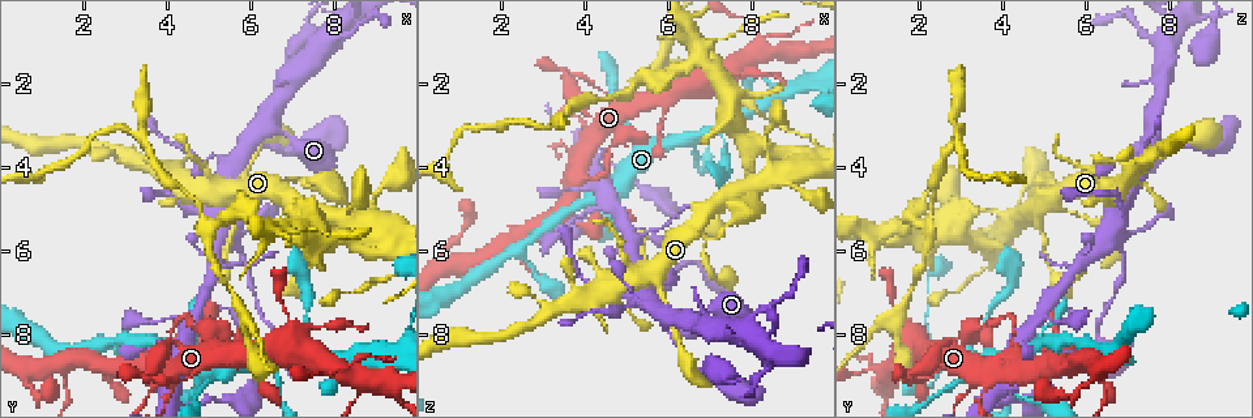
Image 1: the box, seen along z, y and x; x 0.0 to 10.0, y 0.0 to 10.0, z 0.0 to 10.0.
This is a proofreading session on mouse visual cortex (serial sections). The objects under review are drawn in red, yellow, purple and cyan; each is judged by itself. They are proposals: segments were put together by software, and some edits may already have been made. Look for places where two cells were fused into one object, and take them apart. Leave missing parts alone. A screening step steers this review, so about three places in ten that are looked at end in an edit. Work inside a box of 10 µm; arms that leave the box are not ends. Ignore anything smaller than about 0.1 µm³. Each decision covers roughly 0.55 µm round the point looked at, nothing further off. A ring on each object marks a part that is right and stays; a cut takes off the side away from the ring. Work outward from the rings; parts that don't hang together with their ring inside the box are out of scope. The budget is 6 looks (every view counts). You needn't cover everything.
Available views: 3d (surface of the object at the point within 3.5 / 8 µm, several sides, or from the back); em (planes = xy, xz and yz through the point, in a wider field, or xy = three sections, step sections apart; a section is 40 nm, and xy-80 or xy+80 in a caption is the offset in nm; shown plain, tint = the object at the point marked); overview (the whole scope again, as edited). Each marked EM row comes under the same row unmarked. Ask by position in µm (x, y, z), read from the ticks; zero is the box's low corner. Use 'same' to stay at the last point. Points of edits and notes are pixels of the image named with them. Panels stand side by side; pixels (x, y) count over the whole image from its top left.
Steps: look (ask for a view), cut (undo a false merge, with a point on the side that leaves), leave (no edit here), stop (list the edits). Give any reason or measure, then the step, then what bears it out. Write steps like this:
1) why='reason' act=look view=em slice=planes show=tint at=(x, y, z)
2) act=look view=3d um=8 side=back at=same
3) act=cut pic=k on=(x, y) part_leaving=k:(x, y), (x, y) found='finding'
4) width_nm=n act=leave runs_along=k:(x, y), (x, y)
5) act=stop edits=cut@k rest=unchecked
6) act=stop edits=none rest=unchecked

act=look view=3d um=3.5 at=(3.40, 8.80, 5.05)

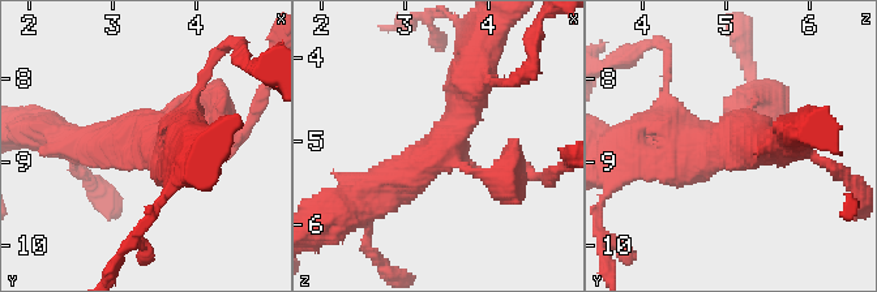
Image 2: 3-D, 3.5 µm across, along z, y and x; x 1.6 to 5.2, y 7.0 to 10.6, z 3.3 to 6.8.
act=look view=em slice=planes show=tint at=(3.45, 8.75, 5.00)

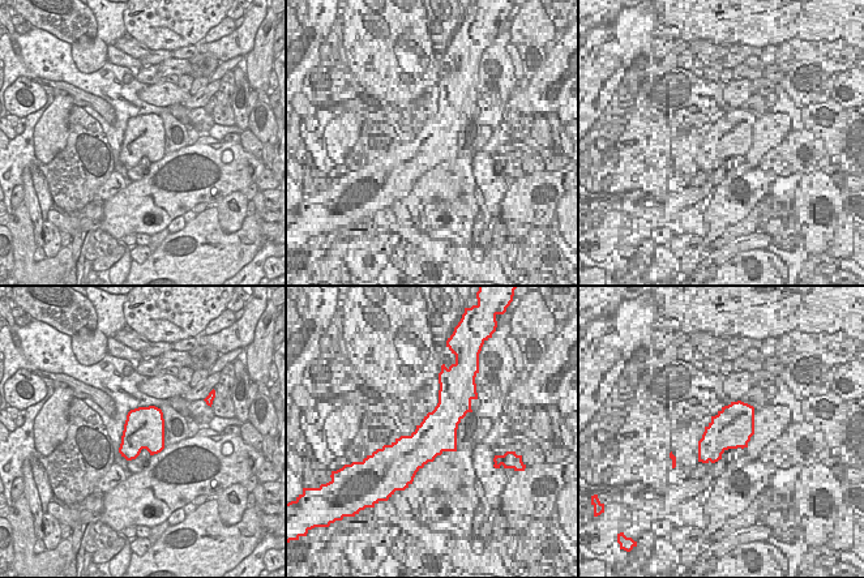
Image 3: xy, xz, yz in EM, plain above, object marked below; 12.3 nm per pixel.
act=look view=em slice=xy step=5 show=tint at=same

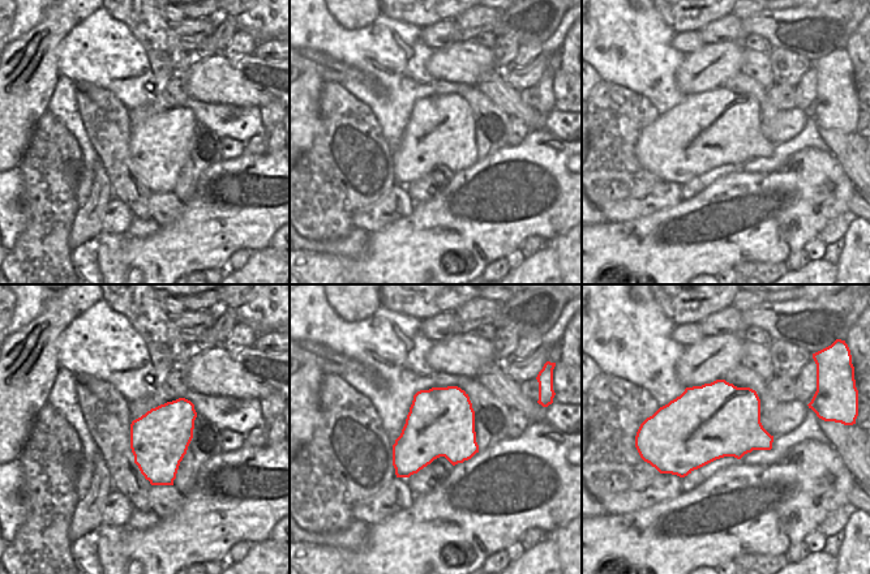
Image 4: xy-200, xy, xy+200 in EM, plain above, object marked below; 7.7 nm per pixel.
act=leave runs_along=2:(469, 67), (449, 140), (372, 197) found='continuous, no second cell'

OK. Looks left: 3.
why='calibre changes' act=look view=3d um=3.5 at=(6.00, 3.55, 7.90)

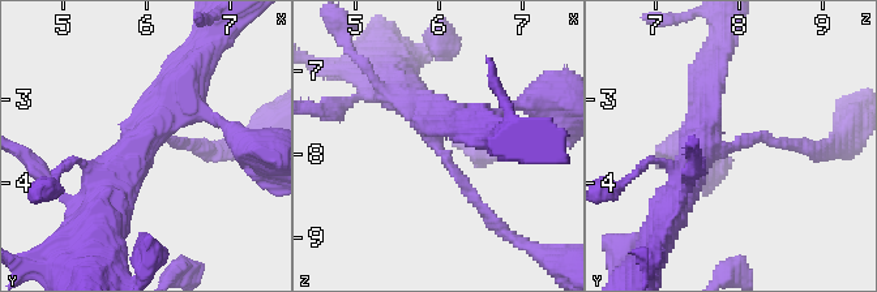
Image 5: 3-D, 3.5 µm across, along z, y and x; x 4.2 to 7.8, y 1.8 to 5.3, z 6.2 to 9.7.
arms=3 arm_widths_nm=150,350,400 act=leave runs_along=5:(704, 107), (700, 144), (798, 144) found='all the same cell'

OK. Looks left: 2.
why='thin arm on a thick one' act=look view=3d um=3.5 at=(5.55, 5.90, 6.70)

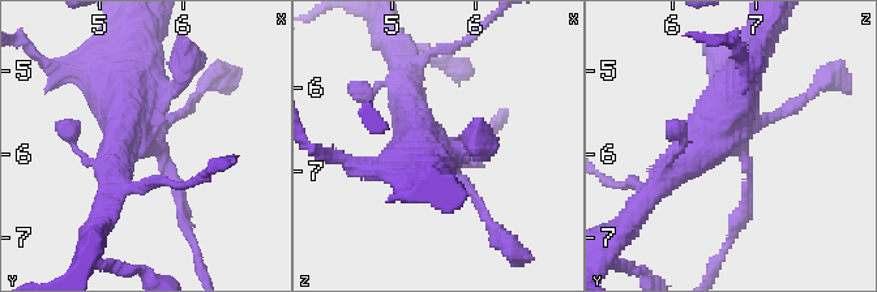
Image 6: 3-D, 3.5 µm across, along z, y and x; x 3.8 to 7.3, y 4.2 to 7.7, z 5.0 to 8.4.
why='now the EM' act=look view=em slice=xy step=1 show=tint at=(5.55, 5.85, 6.75)

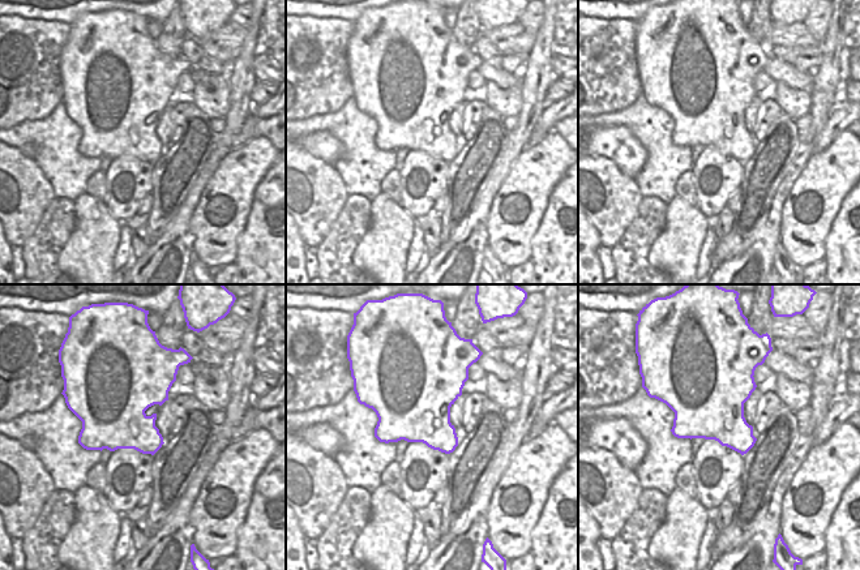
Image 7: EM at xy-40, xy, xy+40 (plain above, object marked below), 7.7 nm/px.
act=leave runs_along=6:(757, 47), (721, 124), (661, 184) found='continuous, no second cell'

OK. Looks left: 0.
act=stop edits=none rest=unchecked

